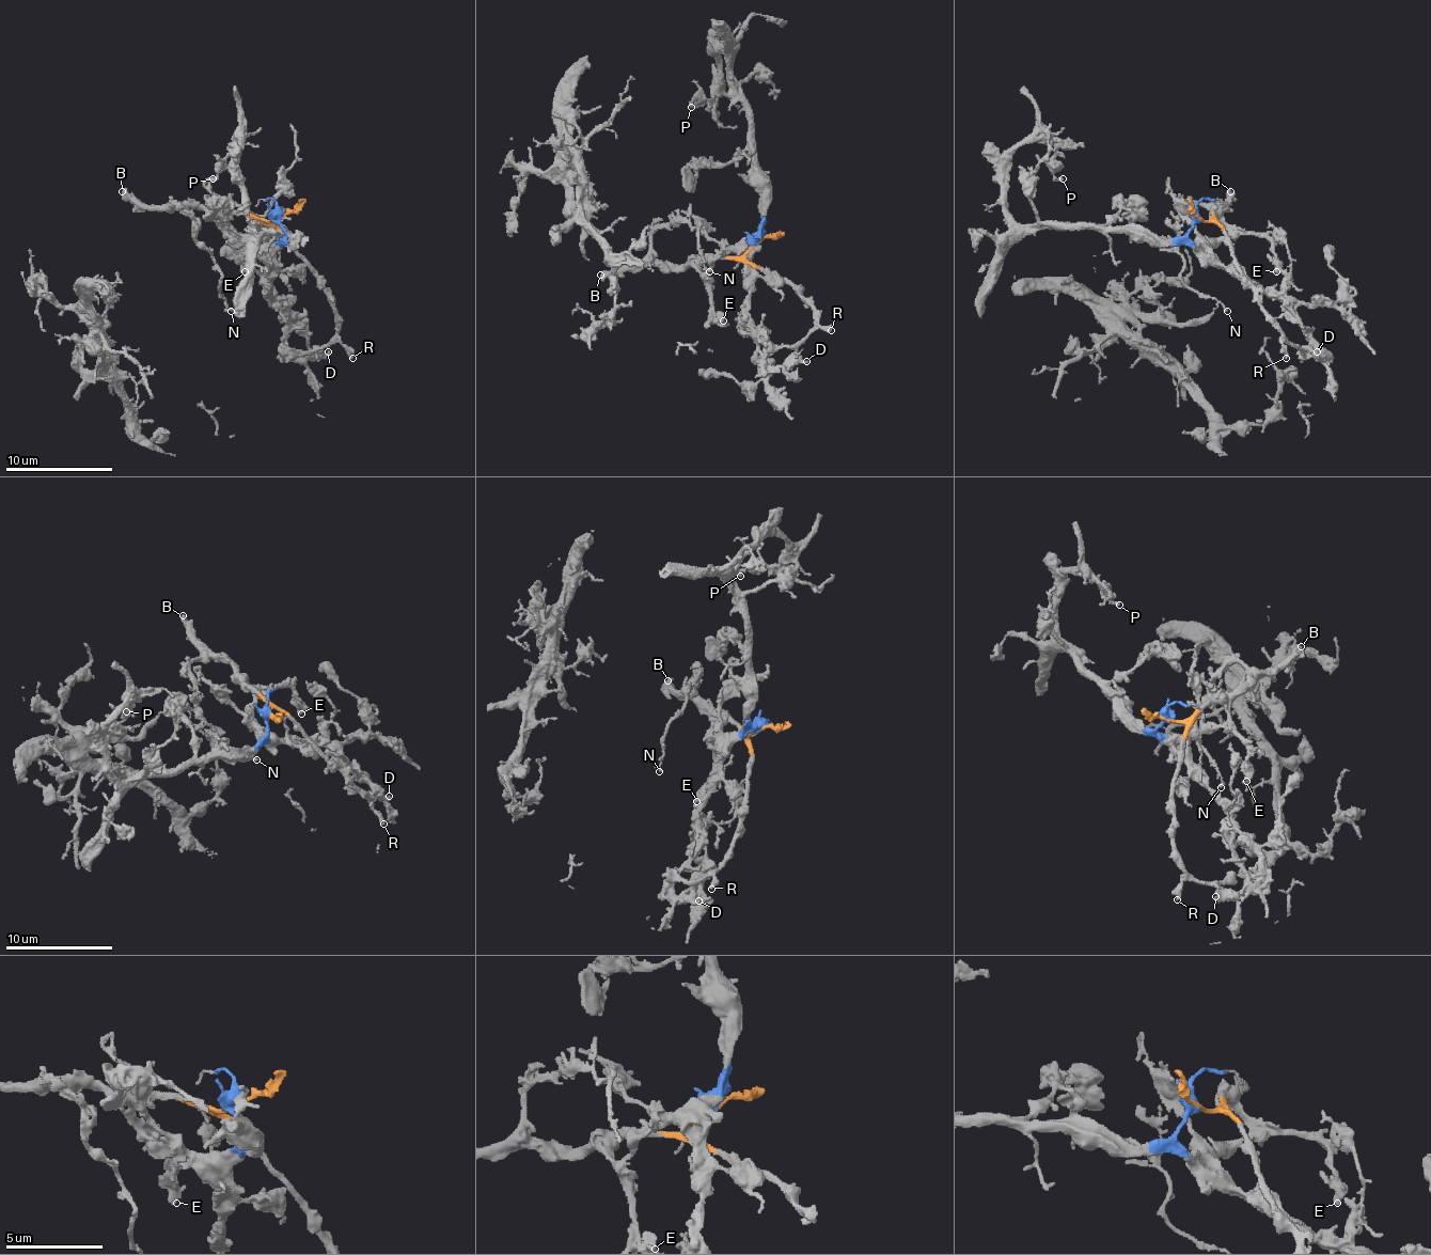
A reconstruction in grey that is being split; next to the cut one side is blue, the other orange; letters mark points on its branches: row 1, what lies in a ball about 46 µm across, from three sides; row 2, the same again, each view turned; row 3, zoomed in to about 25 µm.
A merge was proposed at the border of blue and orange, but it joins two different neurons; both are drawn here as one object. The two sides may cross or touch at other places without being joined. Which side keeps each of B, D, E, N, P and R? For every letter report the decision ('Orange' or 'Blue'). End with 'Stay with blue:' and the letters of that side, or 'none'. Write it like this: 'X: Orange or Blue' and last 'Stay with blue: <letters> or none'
B: Orange
D: Blue
E: Orange
N: Orange
P: Blue
R: Orange
Stay with blue: D, P

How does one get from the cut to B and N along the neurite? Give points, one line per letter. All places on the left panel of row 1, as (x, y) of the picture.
B: (278, 219), (213, 214), (200, 207), (151, 207), (132, 202), (122, 191)
N: (278, 219), (213, 214), (207, 207), (173, 202), (191, 219), (191, 235), (210, 253), (223, 302), (232, 310)

